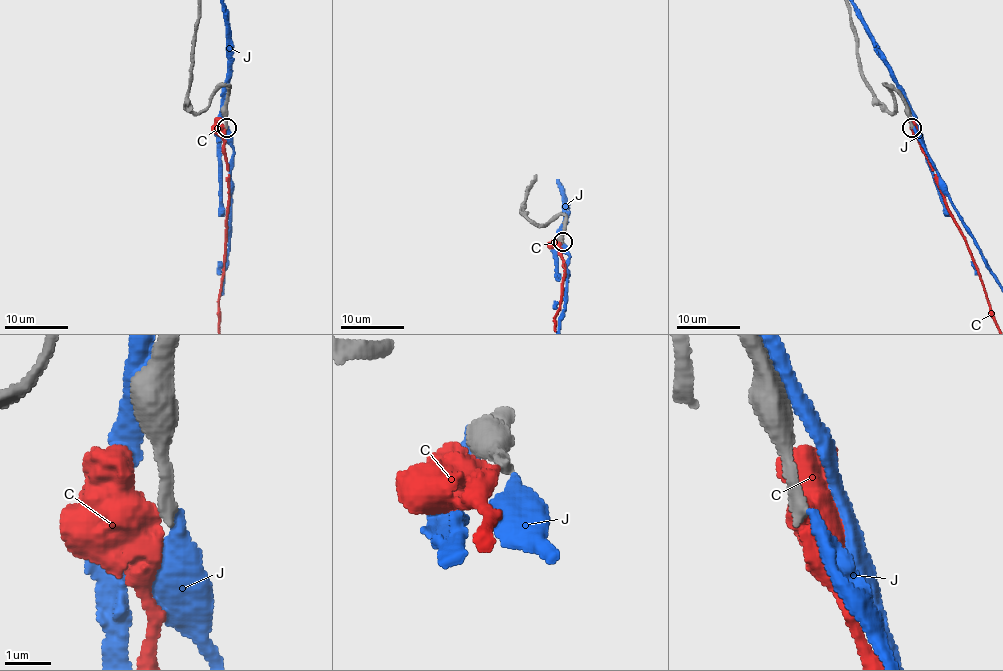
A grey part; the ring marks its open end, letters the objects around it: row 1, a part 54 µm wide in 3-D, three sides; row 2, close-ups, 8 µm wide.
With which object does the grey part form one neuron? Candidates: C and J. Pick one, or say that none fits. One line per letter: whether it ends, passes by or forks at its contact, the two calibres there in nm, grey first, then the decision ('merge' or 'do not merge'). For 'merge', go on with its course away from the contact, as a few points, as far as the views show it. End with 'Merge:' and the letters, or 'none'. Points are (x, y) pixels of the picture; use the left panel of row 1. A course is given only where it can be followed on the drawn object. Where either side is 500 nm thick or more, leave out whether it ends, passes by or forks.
C: 300 nm thick on the grey side, 750 nm on the other; do not merge
J: it ends there; 280 nm thick on the grey side, 300 nm on the other; do not merge
Merge: none

